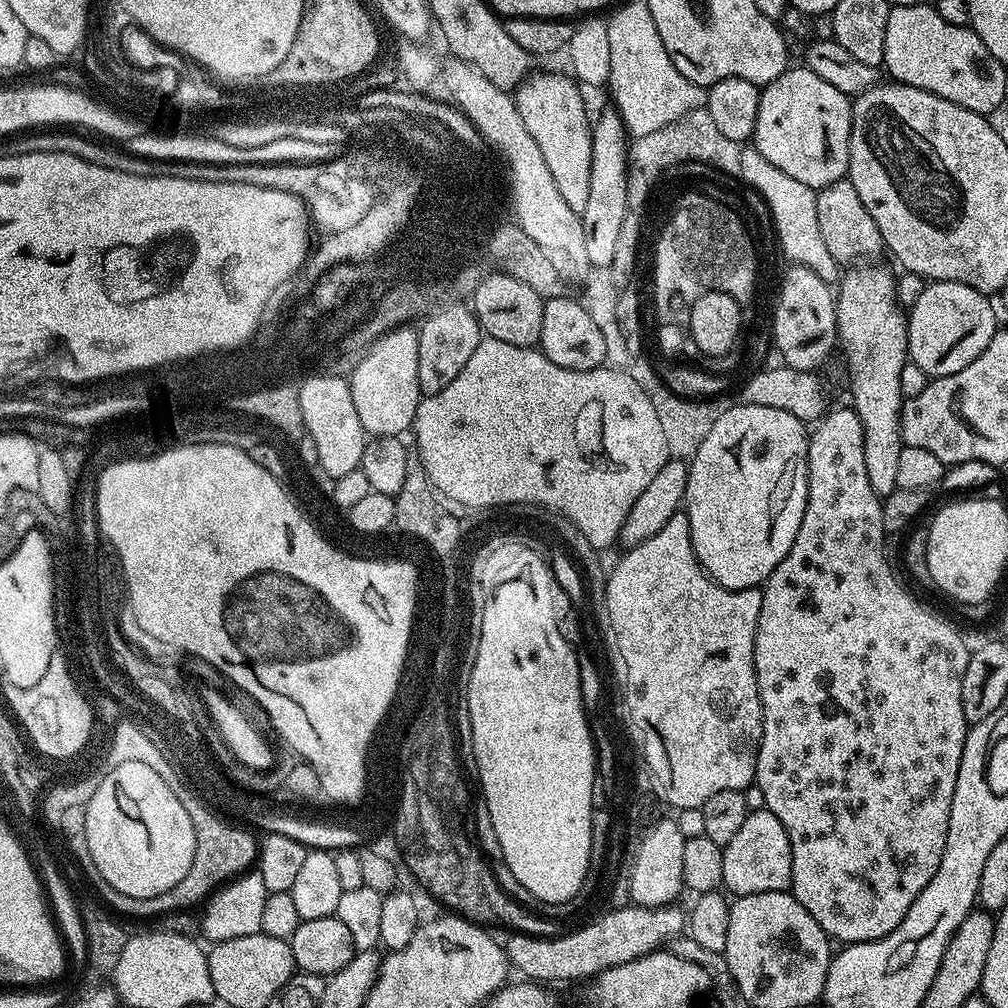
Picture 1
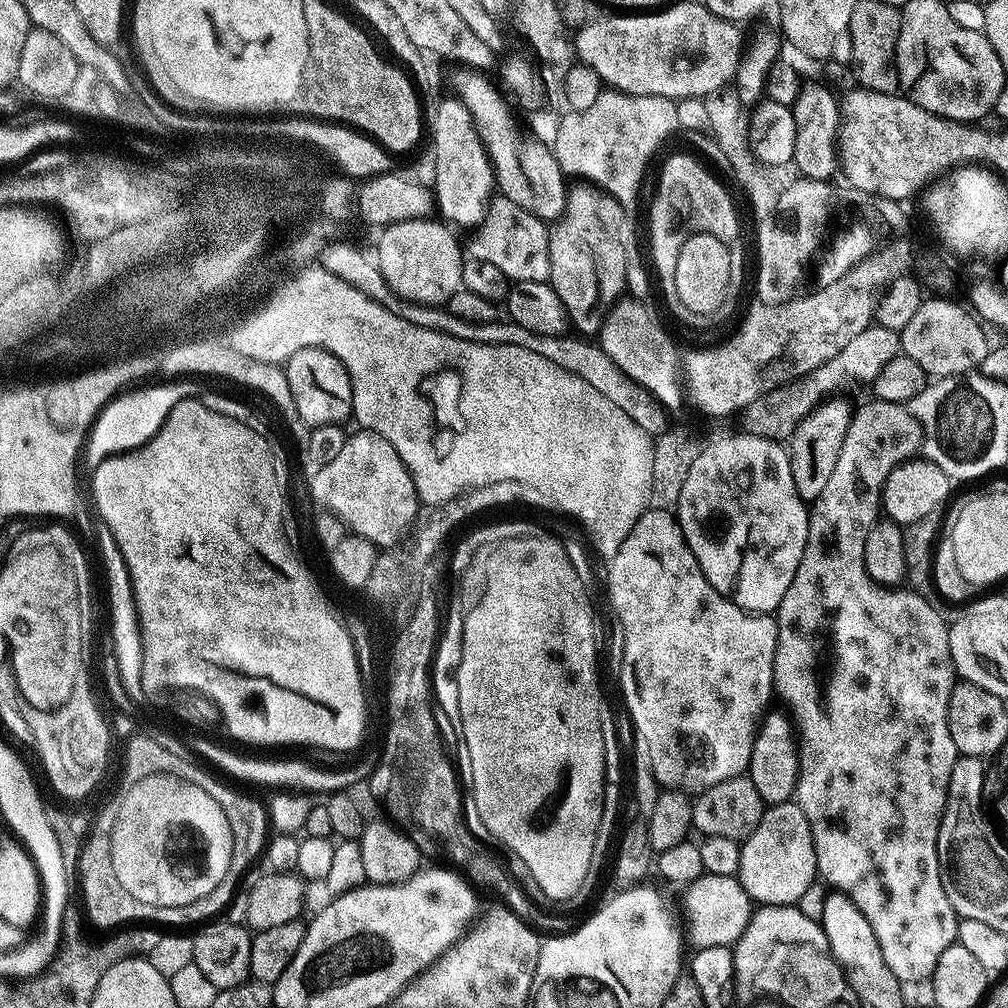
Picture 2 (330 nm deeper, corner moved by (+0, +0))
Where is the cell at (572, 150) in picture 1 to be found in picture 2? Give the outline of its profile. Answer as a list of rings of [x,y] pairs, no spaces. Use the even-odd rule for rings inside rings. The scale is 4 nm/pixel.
[[[576,182],[567,189],[564,211],[551,225],[550,283],[562,298],[571,327],[592,338],[599,333],[608,310],[621,299],[627,282],[628,243],[632,240],[629,209],[623,208],[613,196],[589,182]]]

